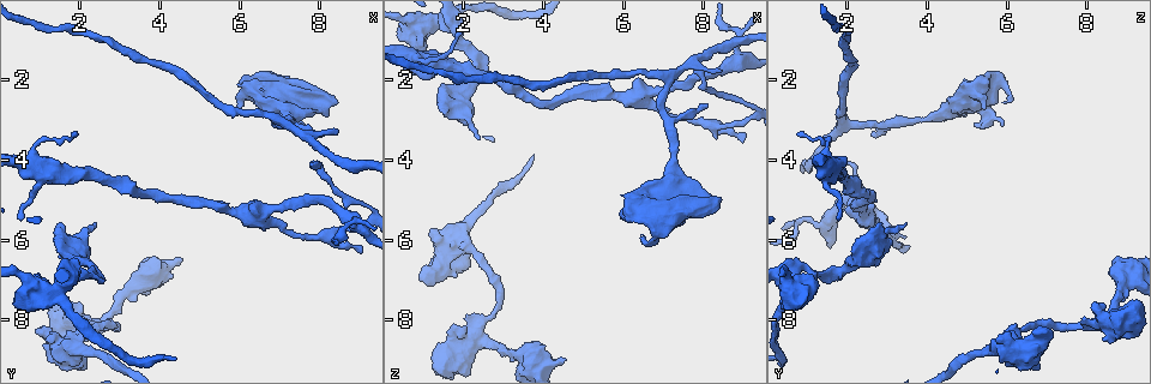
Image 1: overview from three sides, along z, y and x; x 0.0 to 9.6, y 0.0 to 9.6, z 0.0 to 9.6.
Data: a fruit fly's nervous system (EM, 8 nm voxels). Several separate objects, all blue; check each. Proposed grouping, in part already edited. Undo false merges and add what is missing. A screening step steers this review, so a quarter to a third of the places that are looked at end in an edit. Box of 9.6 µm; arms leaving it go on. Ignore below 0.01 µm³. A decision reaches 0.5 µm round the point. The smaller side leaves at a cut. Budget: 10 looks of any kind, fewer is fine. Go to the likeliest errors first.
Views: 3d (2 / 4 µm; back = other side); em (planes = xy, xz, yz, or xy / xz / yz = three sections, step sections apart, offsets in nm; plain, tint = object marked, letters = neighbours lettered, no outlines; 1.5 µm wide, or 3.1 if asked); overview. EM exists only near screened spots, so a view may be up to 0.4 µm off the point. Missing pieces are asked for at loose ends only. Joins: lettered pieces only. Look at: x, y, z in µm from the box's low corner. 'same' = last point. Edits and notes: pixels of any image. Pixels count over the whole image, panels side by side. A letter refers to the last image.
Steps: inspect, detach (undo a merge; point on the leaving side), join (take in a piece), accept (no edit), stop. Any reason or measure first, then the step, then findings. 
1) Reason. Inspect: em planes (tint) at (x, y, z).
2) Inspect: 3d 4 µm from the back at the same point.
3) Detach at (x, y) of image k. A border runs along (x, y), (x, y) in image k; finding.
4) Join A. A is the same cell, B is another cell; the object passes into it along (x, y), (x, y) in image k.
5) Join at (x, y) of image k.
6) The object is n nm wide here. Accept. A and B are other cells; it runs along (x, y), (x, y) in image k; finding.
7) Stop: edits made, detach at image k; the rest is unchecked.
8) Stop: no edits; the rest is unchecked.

An open end. Inspect: 3d 2 µm at (1.15, 8.40, 5.70).

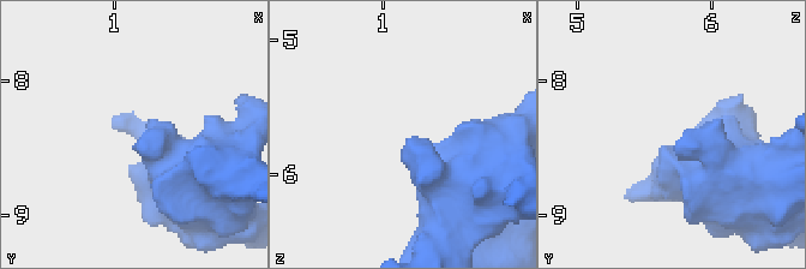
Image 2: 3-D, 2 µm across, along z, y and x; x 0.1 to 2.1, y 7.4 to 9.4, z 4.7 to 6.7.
Inspect: em planes (plain) at (1.18, 8.48, 5.76).

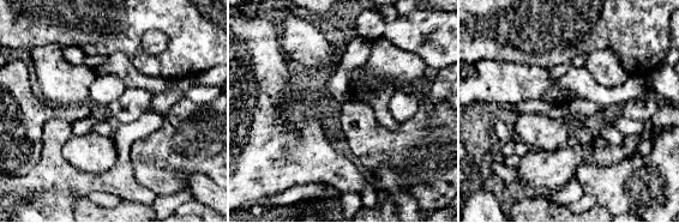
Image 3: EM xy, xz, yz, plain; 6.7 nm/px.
Inspect: em planes (letters) at the same point.

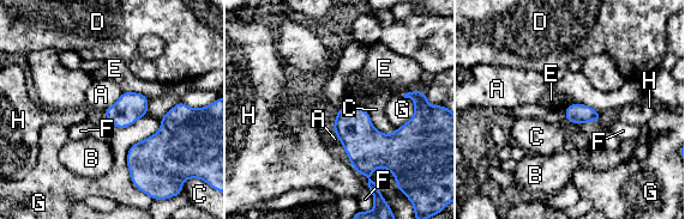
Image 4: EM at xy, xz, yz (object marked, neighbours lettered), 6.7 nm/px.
Accept. A, B, C, D, E, F, G and H are other cells; a border runs along (564, 108), (583, 103), (600, 114) in image 4; none of them fits.

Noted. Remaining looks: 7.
Thin end. Inspect: 3d 2 µm from the back at (8.10, 3.30, 2.65).

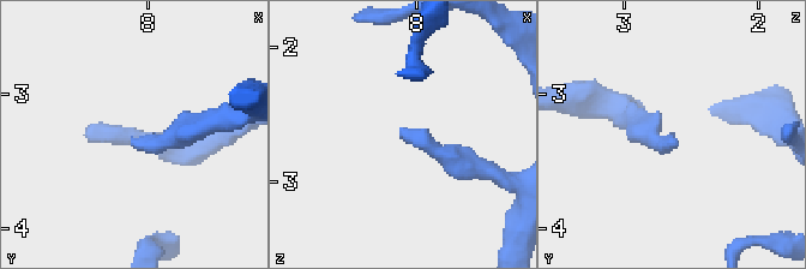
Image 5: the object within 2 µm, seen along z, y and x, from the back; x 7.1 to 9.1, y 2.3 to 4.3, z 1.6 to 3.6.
Shape alone is not enough. Inspect: em yz step 4 (tint) at (8.14, 3.34, 2.62).

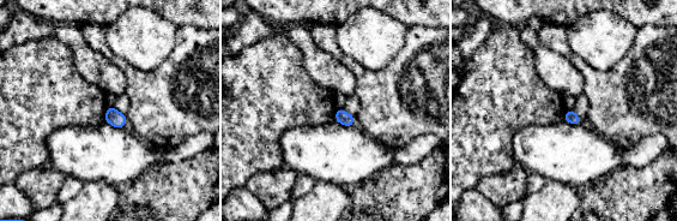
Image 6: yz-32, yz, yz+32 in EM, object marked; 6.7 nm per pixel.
Inspect: em planes (letters) at the same point.

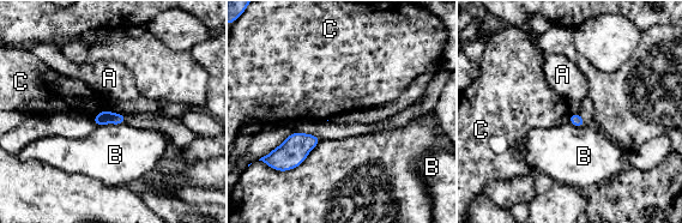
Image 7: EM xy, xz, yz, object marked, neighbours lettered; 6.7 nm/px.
The longest contact is with B, 200 nm. Accept. A, B and C are other cells; a border runs along (104, 109), (91, 116) in image 7; no lettered piece goes on from it.

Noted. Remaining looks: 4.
Inspect: 3d 4 µm at (2.65, 7.00, 1.65).

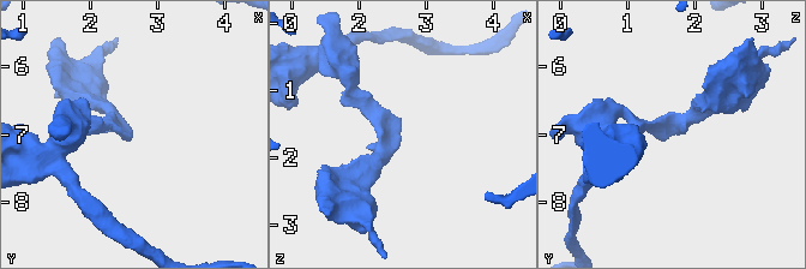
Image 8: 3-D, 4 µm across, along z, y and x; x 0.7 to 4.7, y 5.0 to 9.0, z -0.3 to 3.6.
The arms are 200, 220 nm wide; shape alone is not enough. Inspect: em yz step 4 (letters) at (2.65, 7.00, 1.65).

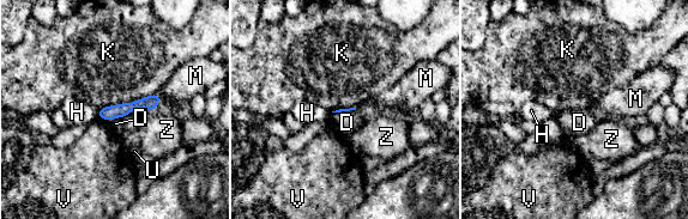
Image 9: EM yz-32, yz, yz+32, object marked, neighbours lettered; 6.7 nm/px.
Accept. D, H, K, M, U, V and Z are other cells; a border runs along (160, 92), (157, 107) in image 9; no lettered piece goes on from it.

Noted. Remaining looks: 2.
Free end. Inspect: em planes (tint) at (7.50, 3.05, 5.15).

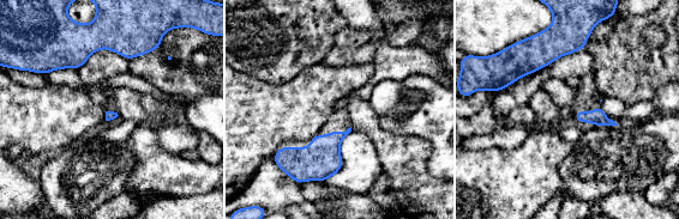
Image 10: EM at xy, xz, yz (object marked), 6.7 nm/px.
What lies round it. Inspect: em planes (letters) at the same point.

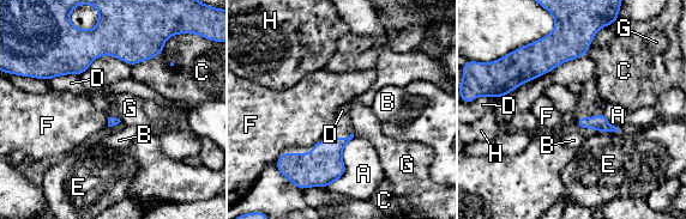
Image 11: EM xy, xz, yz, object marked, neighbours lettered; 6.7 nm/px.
Accept. A, B, C, D, E, F, G and H are other cells; a border runs along (79, 74), (59, 74), (48, 80) in image 11; none of them fits.

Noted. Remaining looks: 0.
Stop: no edits; the rest is unchecked.

